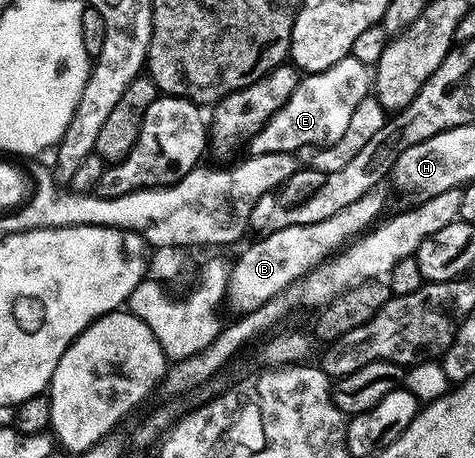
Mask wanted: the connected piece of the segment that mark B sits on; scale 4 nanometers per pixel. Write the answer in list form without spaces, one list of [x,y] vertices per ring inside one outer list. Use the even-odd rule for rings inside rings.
[[[378,191],[364,194],[358,201],[346,205],[345,209],[334,213],[325,221],[314,222],[310,225],[287,226],[285,229],[263,234],[260,240],[250,244],[235,263],[233,261],[231,264],[225,290],[225,306],[228,305],[234,312],[232,314],[237,316],[253,312],[254,309],[261,308],[278,292],[284,291],[290,284],[314,270],[320,263],[325,262],[377,222],[382,209],[380,194],[381,192]]]

